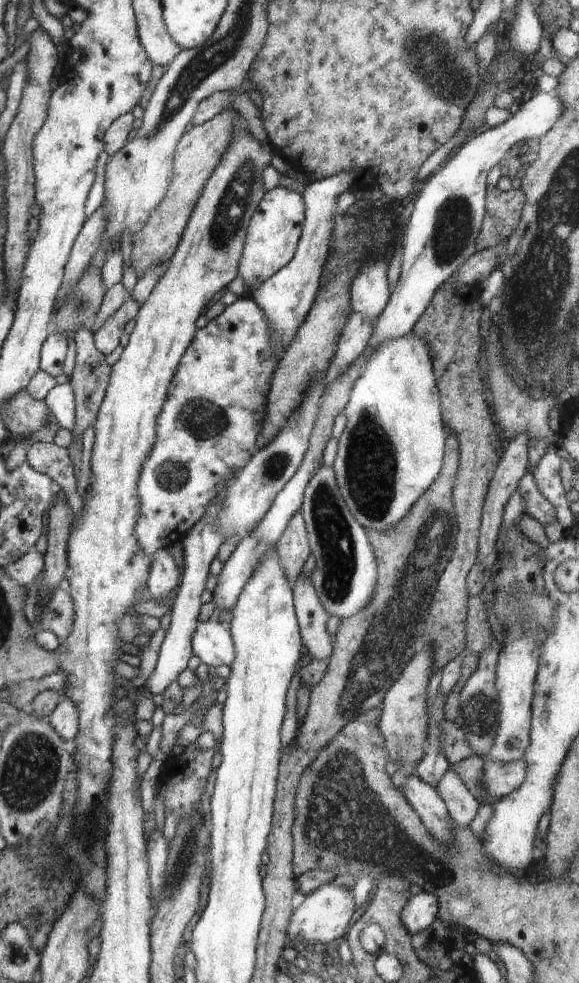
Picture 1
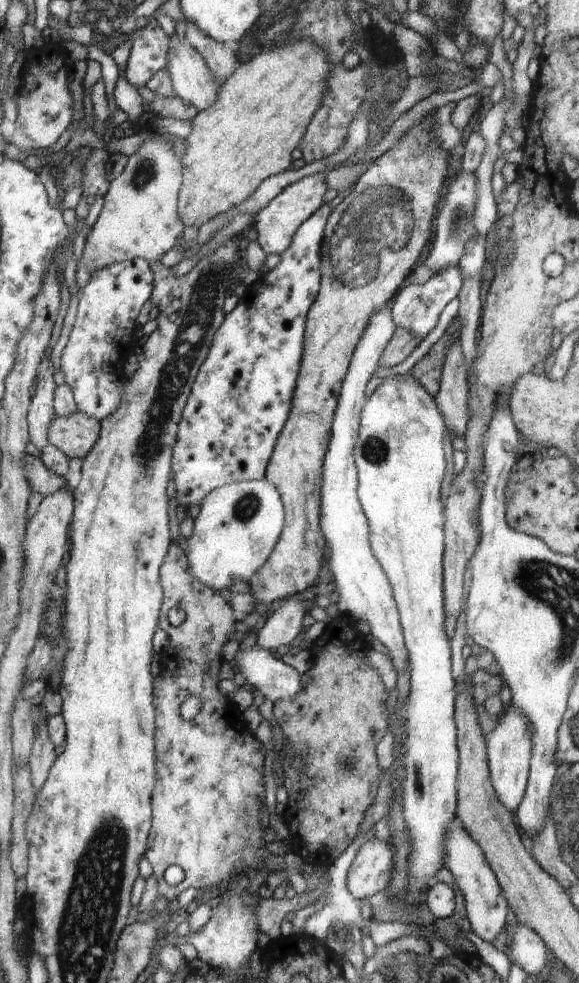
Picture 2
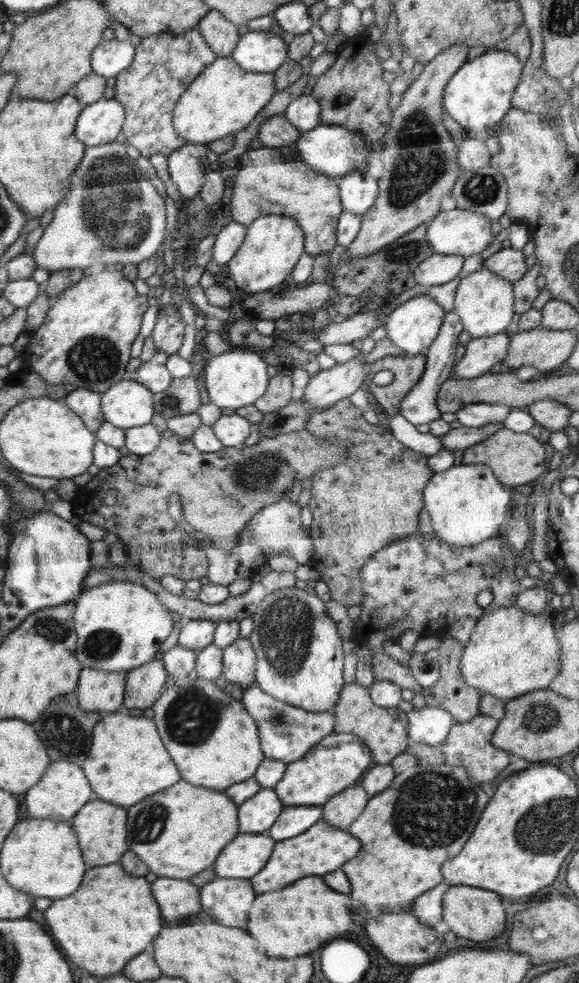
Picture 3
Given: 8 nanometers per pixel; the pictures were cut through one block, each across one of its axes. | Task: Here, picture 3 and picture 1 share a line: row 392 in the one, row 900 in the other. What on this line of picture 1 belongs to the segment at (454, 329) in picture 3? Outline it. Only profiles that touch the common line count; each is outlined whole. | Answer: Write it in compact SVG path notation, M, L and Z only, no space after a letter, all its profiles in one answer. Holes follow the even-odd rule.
M422 891L412 896L402 910L402 924L410 935L426 930L438 916L438 898L433 893Z

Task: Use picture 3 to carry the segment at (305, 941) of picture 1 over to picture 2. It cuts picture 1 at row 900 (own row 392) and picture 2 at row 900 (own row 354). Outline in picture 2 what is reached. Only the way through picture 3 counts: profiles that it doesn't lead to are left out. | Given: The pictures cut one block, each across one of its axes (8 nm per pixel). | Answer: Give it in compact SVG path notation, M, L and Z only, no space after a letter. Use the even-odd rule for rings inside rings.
M368 837L348 870L347 886L352 898L362 902L382 890L389 889L392 870L394 870L392 840Z

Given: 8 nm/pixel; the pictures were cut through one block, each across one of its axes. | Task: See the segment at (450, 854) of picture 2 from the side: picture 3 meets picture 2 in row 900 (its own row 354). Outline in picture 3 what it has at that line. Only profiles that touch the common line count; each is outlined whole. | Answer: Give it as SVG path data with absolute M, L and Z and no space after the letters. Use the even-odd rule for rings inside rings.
M504 330L494 336L473 338L466 347L466 354L454 366L454 374L461 379L473 379L488 373L495 364L506 358L510 335Z

